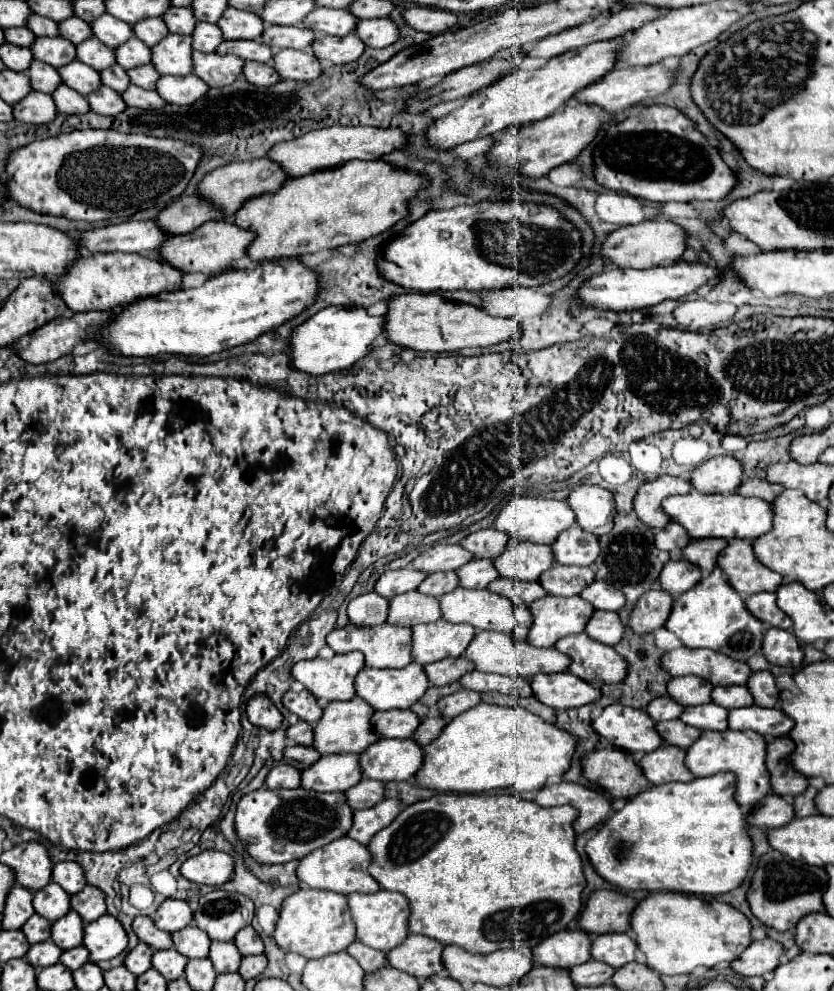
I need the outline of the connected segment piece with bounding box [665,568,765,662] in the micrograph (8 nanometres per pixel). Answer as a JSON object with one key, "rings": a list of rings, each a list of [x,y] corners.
{"rings":[[[715,568],[695,588],[675,598],[665,628],[671,630],[687,648],[711,648],[741,662],[745,662],[761,650],[765,632],[763,622],[749,614],[741,596],[729,586],[719,568]]]}

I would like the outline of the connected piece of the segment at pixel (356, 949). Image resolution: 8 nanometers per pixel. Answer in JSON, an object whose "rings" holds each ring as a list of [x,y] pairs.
{"rings":[[[351,942],[345,952],[351,954],[365,972],[375,972],[375,970],[379,970],[379,968],[383,968],[387,964],[387,958],[385,958],[383,952],[373,950],[373,948],[369,948],[369,946],[361,944],[361,942]]]}

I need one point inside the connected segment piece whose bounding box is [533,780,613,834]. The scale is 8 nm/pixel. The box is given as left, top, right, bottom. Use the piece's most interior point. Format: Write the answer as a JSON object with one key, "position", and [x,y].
{"position":[593,807]}

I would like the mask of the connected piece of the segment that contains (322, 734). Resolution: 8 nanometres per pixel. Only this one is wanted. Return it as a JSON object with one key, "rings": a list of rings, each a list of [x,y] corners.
{"rings":[[[353,698],[349,702],[329,702],[329,706],[323,710],[321,720],[313,726],[313,748],[319,754],[361,754],[369,744],[379,740],[371,728],[371,714],[371,706],[367,706],[359,698]]]}

